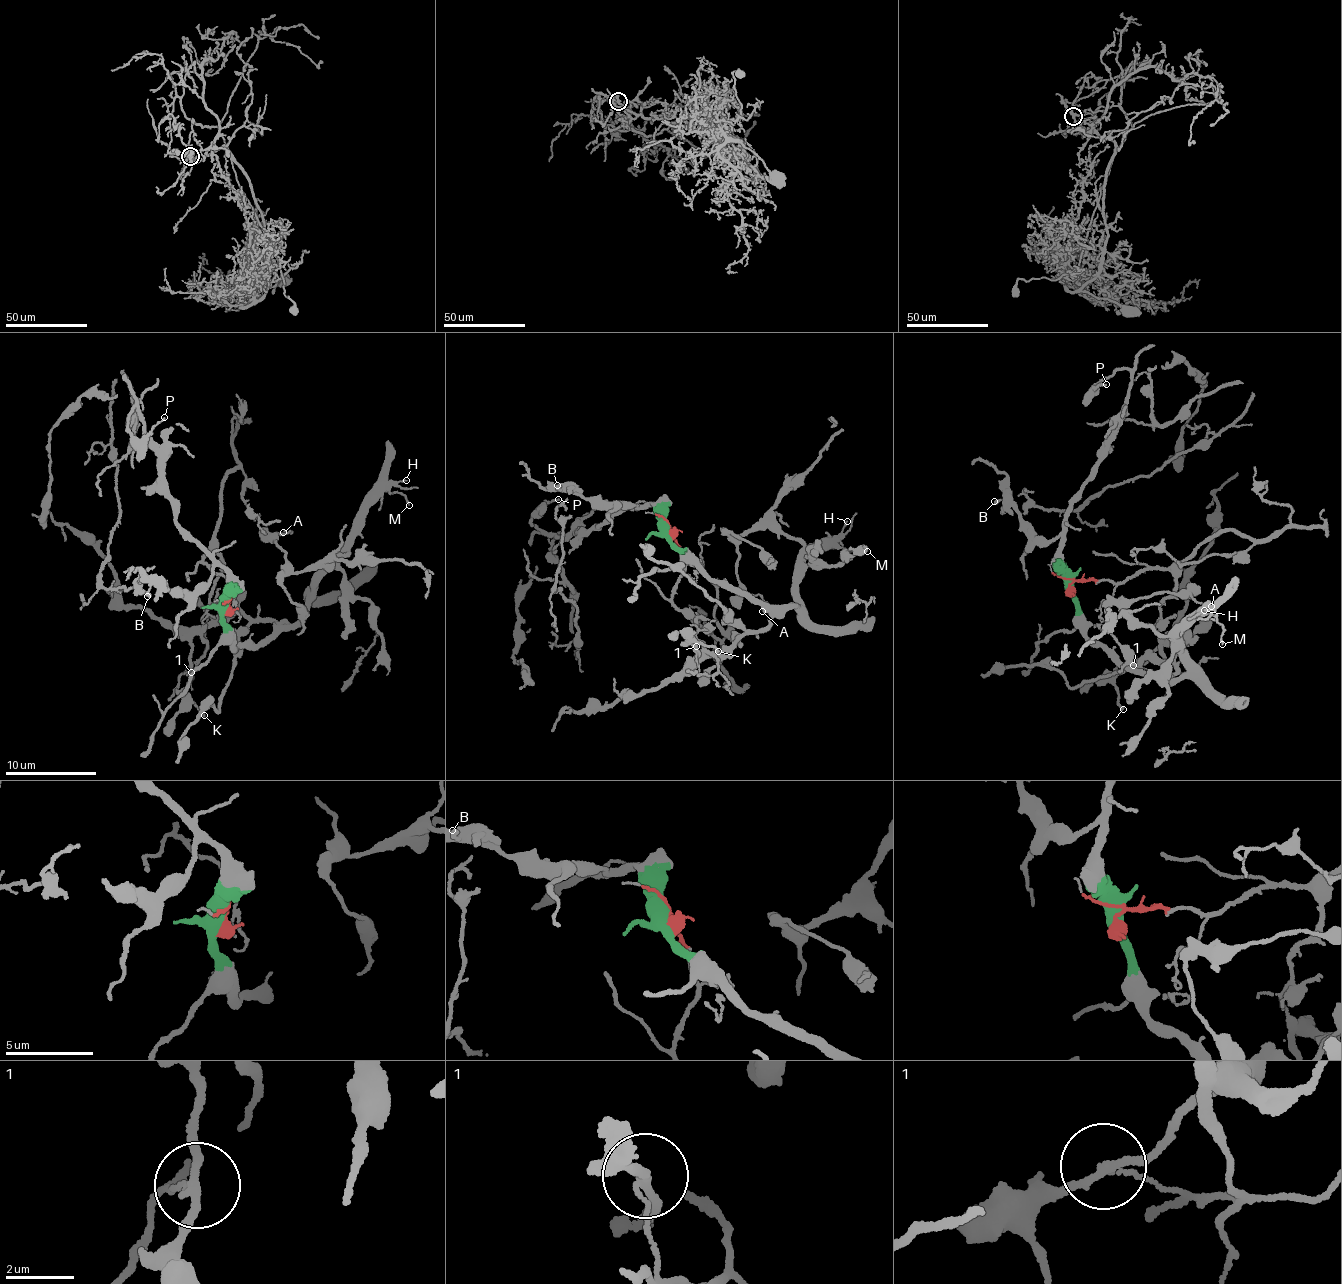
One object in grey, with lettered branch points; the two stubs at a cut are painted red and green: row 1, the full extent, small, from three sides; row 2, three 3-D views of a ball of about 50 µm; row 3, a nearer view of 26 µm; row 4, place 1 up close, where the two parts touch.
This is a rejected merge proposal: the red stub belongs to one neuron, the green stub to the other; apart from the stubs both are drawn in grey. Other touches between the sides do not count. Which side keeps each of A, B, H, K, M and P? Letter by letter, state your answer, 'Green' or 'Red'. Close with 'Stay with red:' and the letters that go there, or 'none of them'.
A: Green
B: Green
H: Green
K: Green
M: Green
P: Green
Stay with red: none of them

